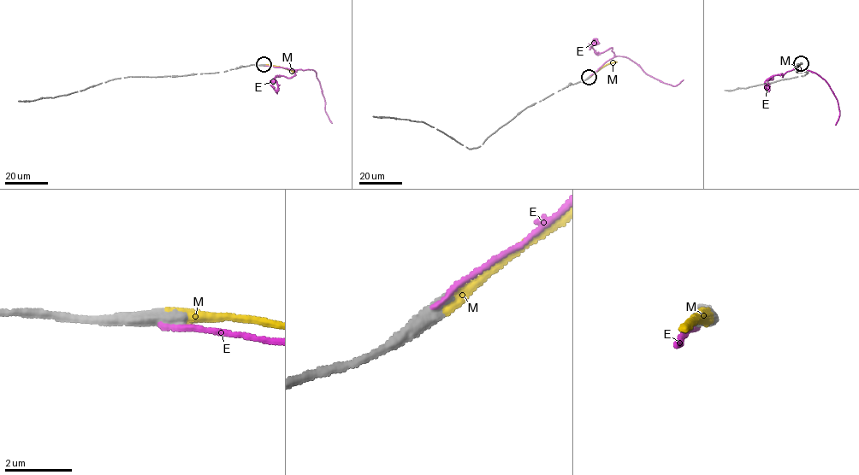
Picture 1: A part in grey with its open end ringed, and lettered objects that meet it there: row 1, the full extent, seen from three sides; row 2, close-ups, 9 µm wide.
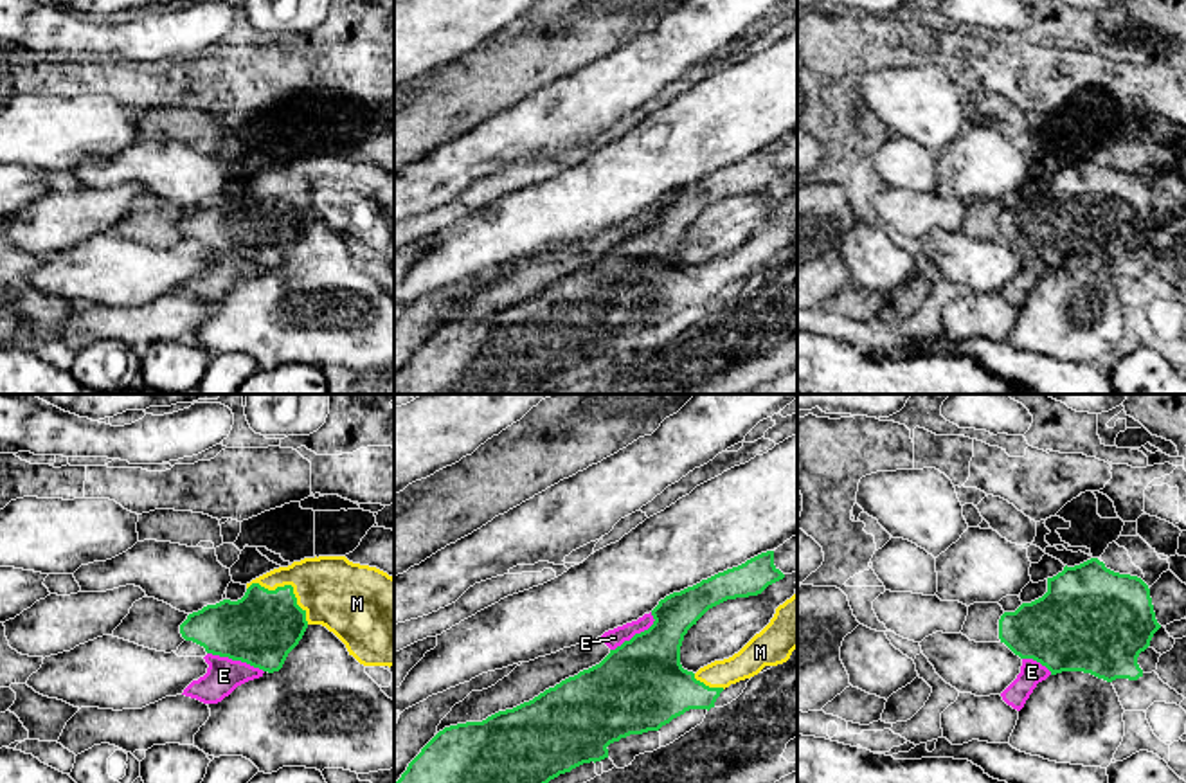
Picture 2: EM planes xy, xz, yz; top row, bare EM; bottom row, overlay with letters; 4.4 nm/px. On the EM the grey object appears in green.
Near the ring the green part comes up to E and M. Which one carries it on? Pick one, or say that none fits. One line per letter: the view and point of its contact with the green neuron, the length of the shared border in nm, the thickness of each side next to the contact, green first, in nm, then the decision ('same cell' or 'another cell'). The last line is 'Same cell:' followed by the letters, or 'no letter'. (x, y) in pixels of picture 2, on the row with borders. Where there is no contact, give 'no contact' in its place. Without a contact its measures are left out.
E: xy (236, 659) | 280 nm | 320/160 nm | another cell
M: xy (288, 585) | 320 nm | 320/320 nm | same cell
Same cell: M

